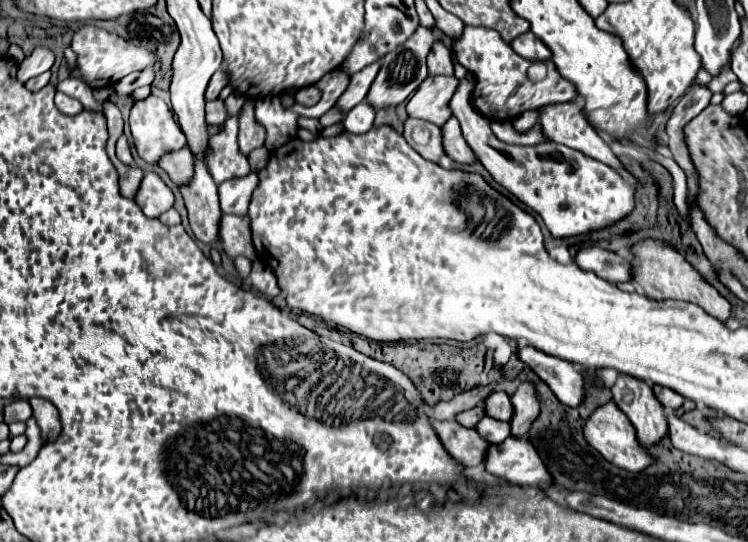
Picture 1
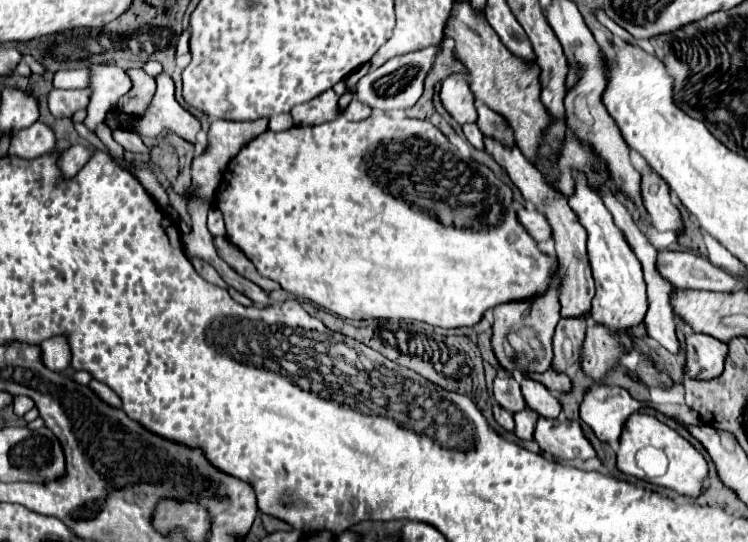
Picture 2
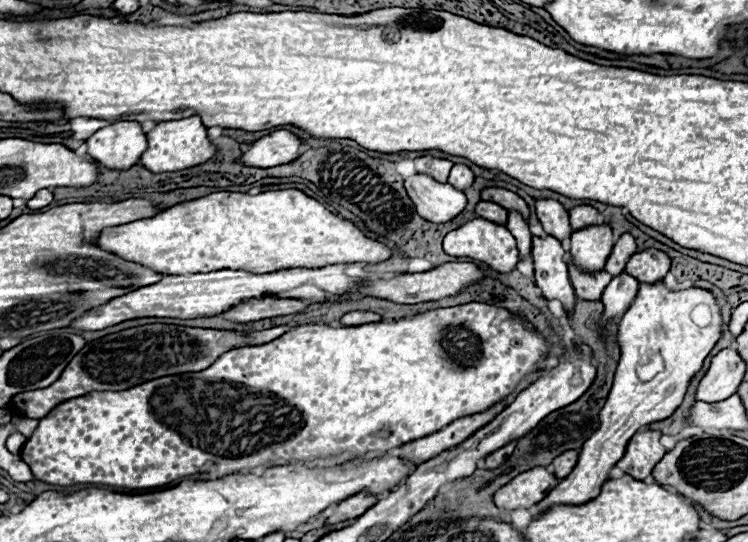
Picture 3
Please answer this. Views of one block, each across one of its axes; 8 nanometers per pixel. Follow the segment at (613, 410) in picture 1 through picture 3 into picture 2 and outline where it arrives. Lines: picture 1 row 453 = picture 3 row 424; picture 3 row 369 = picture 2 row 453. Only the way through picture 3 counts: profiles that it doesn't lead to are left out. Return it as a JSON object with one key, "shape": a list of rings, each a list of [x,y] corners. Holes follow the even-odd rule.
{"shape":[[[636,412],[628,418],[628,426],[624,426],[624,434],[620,436],[620,446],[616,452],[618,454],[618,470],[624,474],[630,474],[630,476],[640,476],[642,470],[634,466],[634,452],[642,450],[644,446],[656,446],[656,448],[664,450],[664,454],[668,456],[668,462],[670,462],[668,472],[660,478],[654,478],[654,484],[672,488],[678,494],[686,494],[692,498],[698,498],[704,492],[704,482],[708,478],[708,462],[704,460],[704,456],[686,438],[682,438],[674,428],[666,426],[656,416],[650,416],[650,414]]]}

